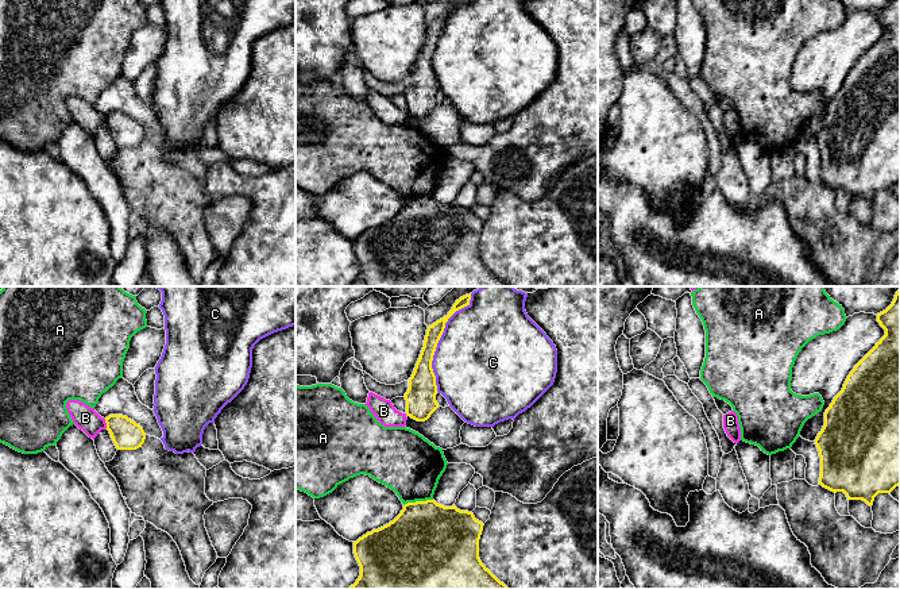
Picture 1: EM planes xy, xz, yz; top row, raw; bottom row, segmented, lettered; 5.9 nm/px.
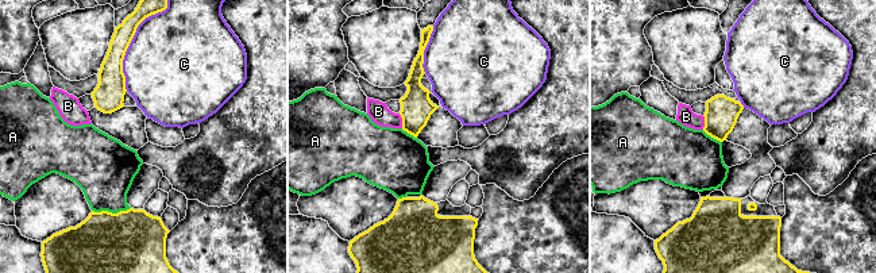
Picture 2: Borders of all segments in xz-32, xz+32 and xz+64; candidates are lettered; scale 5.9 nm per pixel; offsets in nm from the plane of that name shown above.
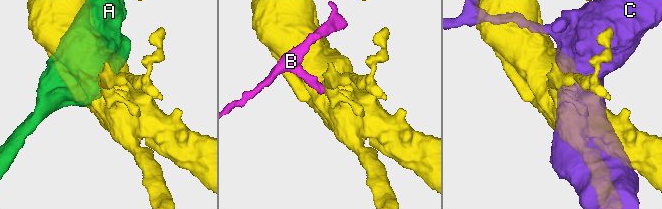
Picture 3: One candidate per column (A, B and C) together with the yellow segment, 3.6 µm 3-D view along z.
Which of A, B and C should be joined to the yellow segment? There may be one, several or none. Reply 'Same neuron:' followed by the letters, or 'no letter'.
Same neuron: no letter

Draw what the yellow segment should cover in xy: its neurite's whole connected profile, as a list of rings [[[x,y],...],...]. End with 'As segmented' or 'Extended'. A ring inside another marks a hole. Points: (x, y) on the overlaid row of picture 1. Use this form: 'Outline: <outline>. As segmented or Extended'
Outline: [[[109,415],[105,423],[117,450],[136,450],[144,443],[143,428],[127,416]]]. As segmented

